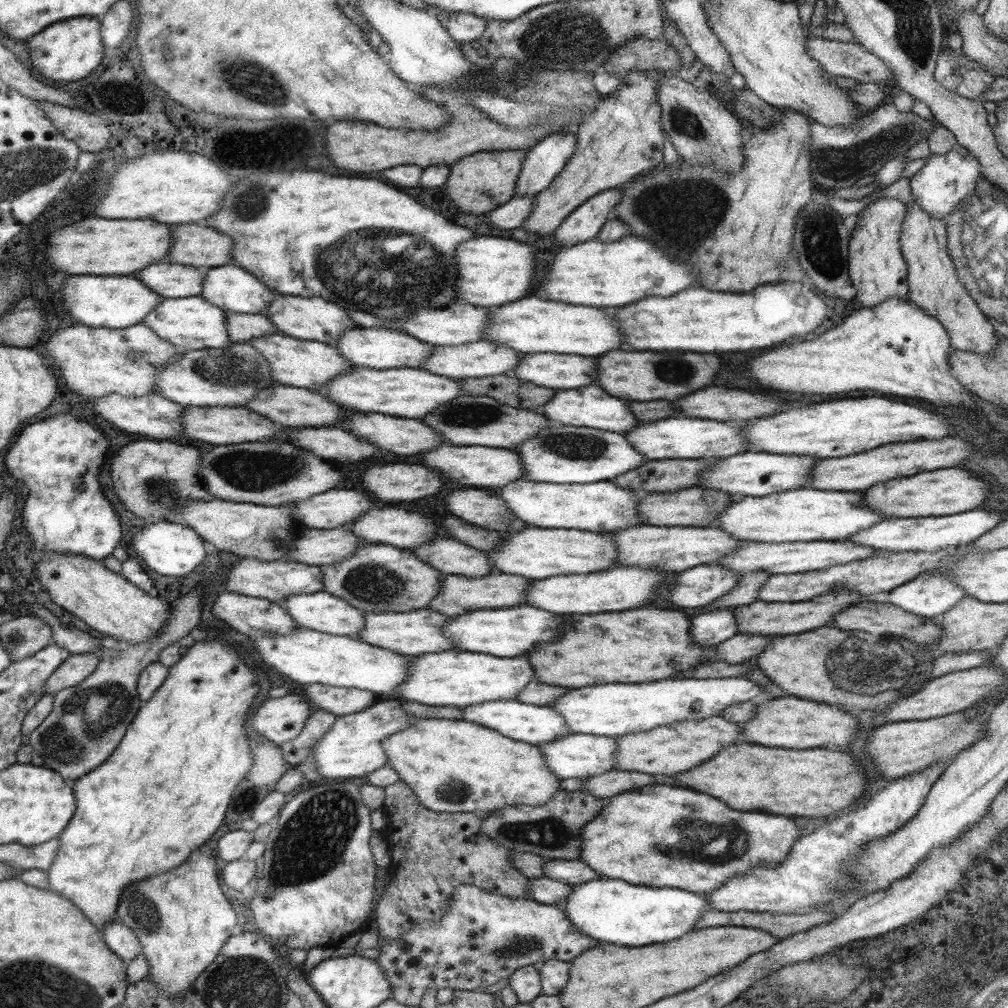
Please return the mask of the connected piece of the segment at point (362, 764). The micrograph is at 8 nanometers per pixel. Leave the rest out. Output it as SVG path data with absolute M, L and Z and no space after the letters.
M400 701L377 702L363 711L336 717L331 728L313 745L307 761L315 761L319 778L359 778L376 771L388 762L381 748L381 741L388 736L409 728L416 718L402 708Z

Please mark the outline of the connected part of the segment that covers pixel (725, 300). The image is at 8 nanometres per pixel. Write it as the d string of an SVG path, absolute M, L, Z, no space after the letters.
M802 282L767 284L747 294L709 292L687 288L677 296L651 296L615 312L615 320L631 350L683 350L683 352L739 352L771 348L813 332L827 312L815 292L807 292Z

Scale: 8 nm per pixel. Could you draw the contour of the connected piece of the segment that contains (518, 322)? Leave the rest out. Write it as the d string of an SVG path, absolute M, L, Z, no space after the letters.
M531 296L513 304L491 307L490 314L482 339L508 346L522 355L555 353L599 356L621 346L621 332L615 328L615 320L597 308L569 306Z

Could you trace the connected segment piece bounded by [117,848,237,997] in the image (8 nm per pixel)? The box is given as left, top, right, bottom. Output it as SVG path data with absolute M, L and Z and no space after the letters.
M196 848L185 859L181 868L173 868L173 872L161 872L161 876L151 876L147 880L129 886L123 892L120 906L117 907L119 920L136 930L141 941L149 970L147 977L151 979L166 995L175 996L185 991L196 980L196 976L216 958L220 948L224 946L229 928L235 926L235 912L231 910L227 898L219 890L217 882L217 866L215 858L207 848Z

